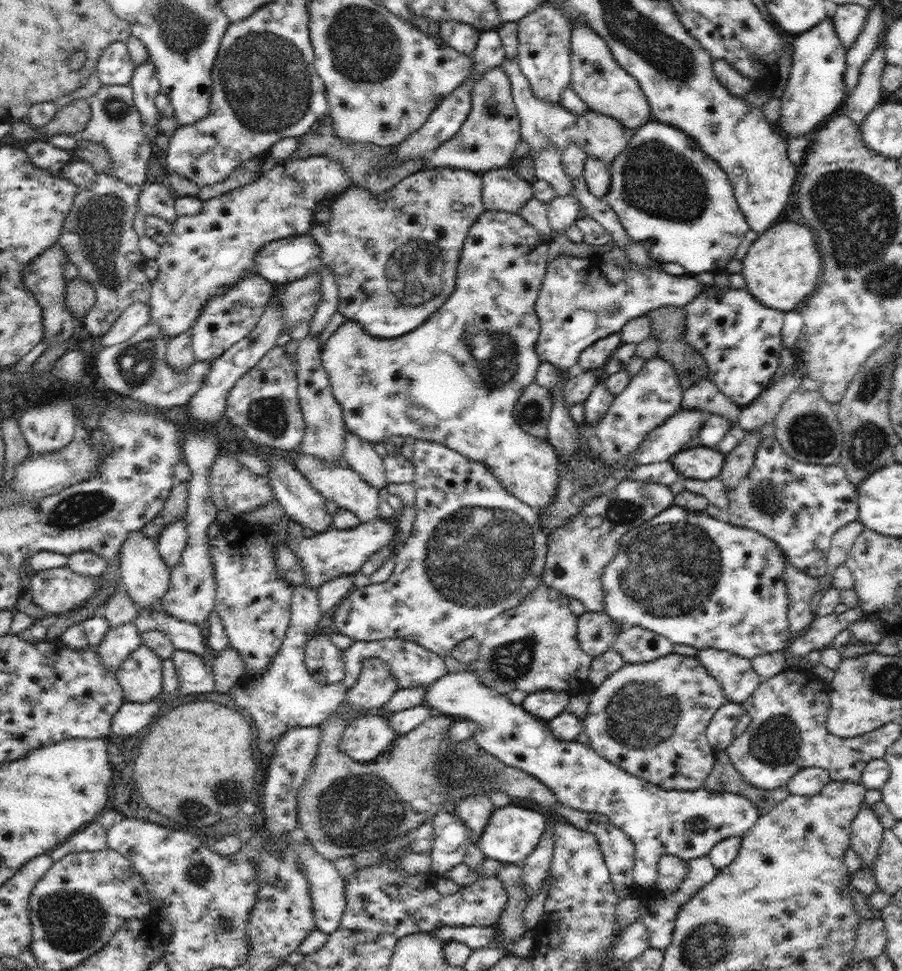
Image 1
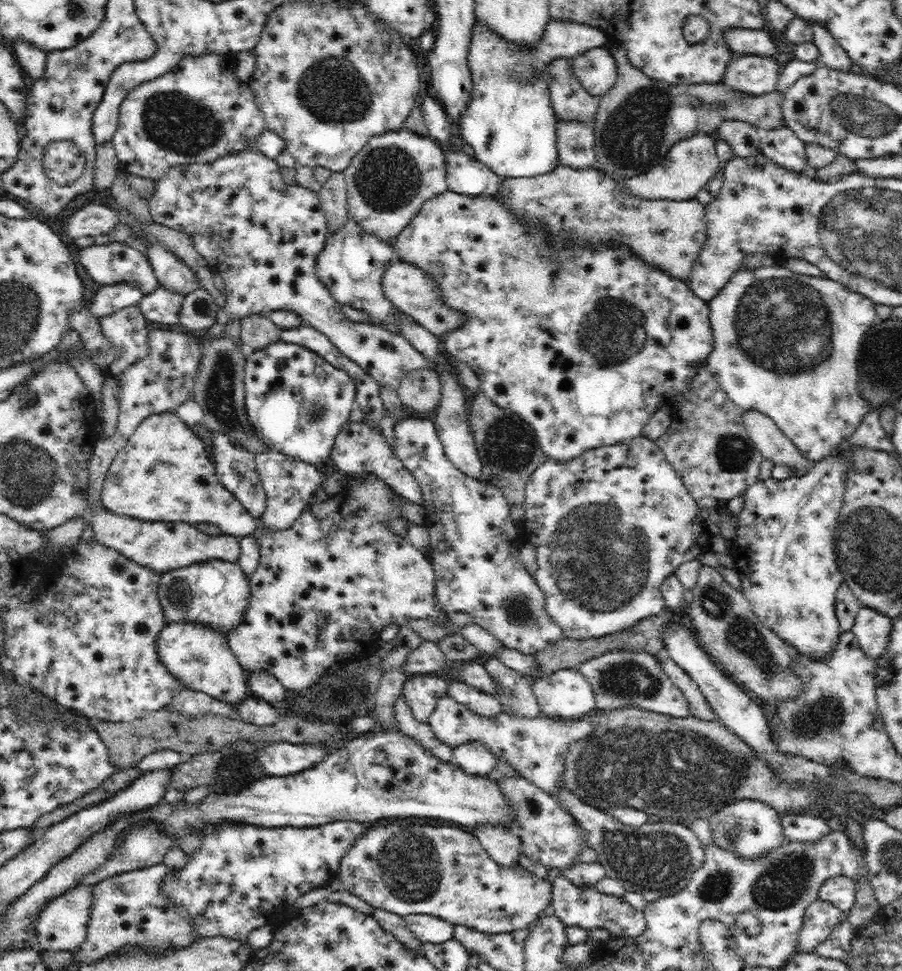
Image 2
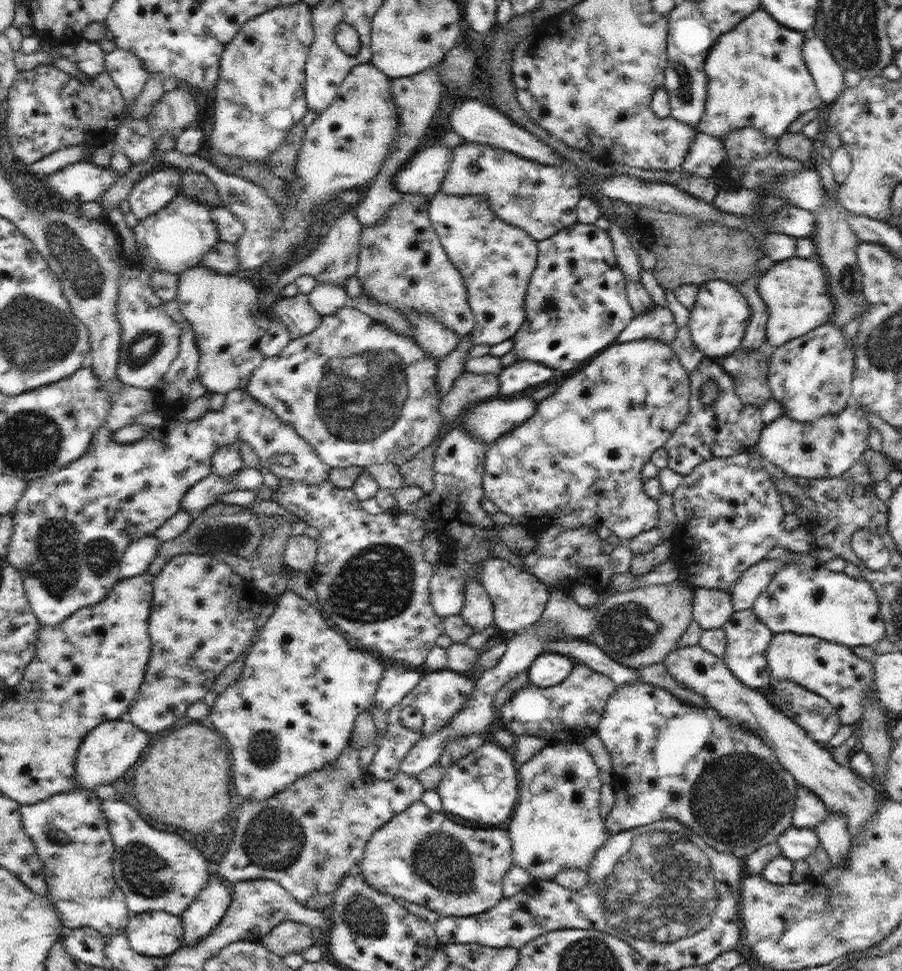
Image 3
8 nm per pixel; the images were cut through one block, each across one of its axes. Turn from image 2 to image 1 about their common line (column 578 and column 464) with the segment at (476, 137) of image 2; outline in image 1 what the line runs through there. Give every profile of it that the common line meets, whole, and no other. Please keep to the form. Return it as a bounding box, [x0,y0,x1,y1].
[440,20,481,56]

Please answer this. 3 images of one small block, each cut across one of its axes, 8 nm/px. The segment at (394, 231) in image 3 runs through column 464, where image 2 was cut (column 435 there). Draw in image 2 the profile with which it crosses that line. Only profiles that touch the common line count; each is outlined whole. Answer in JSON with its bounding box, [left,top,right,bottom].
[382,261,465,347]

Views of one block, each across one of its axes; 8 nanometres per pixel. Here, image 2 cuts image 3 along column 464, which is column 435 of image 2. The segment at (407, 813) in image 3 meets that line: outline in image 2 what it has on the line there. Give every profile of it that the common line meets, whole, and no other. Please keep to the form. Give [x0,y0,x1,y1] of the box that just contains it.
[338,821,553,934]

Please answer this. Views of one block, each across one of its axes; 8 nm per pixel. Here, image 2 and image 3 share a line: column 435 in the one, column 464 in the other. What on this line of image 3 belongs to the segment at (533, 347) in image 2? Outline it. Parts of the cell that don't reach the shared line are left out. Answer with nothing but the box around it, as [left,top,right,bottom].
[427,193,537,344]

